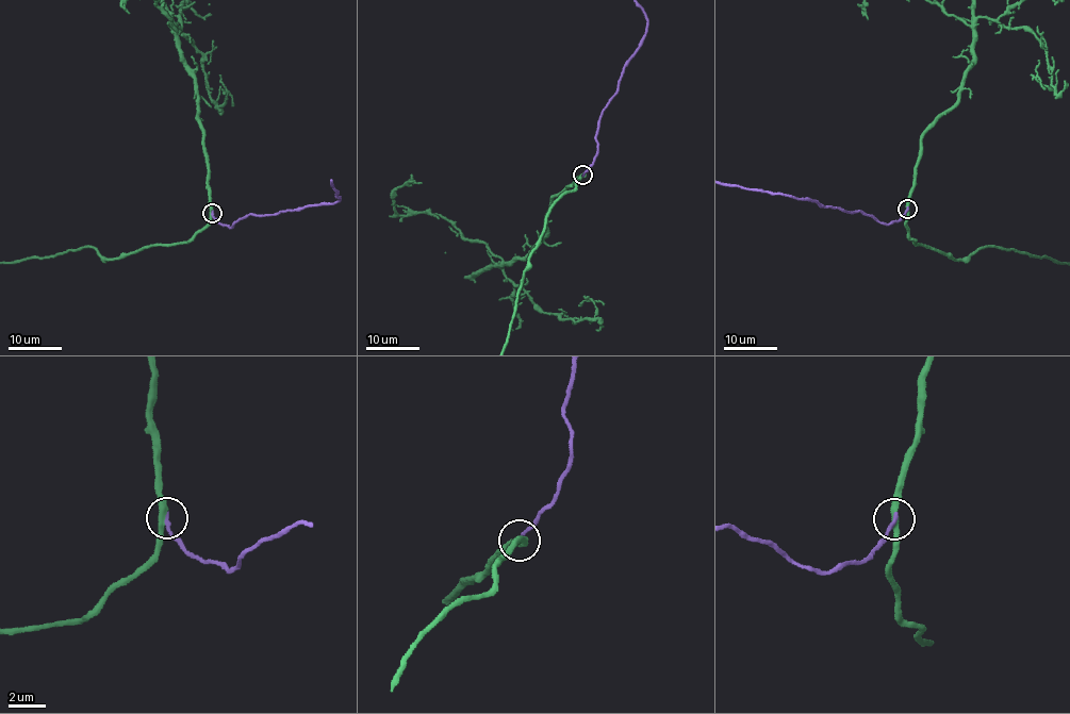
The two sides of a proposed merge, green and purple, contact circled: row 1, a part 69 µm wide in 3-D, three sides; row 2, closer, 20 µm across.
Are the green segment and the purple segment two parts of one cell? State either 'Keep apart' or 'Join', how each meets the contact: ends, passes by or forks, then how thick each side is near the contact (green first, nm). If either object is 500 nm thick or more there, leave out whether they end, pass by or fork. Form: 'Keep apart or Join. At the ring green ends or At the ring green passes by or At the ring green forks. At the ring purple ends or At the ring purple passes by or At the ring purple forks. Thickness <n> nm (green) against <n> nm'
Join. At the ring green passes by. At the ring purple ends. Thickness 340 nm (green) against 240 nm

